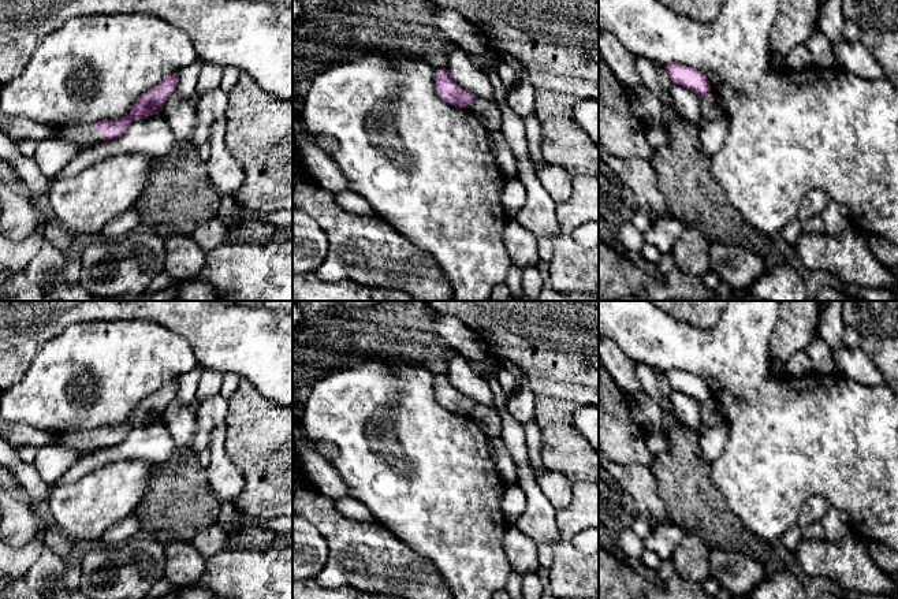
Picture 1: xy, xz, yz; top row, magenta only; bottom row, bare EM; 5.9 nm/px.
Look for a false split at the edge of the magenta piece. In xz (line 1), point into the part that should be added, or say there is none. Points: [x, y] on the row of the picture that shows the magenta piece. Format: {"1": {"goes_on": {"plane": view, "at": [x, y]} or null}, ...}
{"1": {"goes_on": null}}

